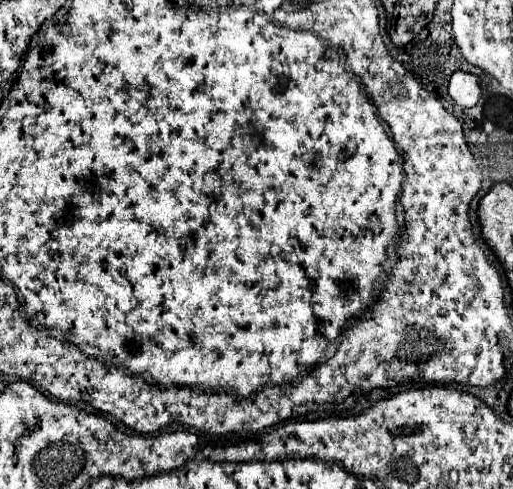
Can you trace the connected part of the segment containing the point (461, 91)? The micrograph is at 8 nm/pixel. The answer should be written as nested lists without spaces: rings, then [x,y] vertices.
[[[455,71],[451,75],[451,81],[449,81],[449,95],[461,107],[473,107],[473,105],[477,105],[479,97],[481,97],[479,77],[473,75],[473,73]]]

